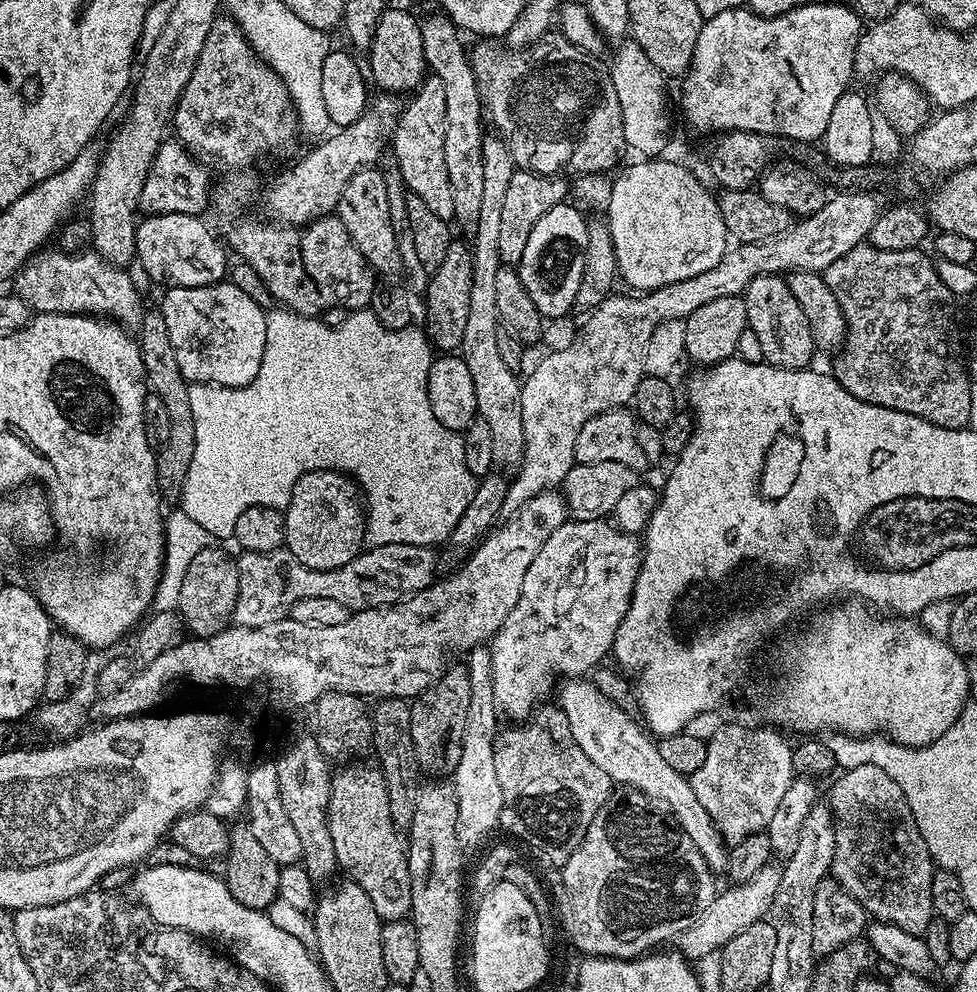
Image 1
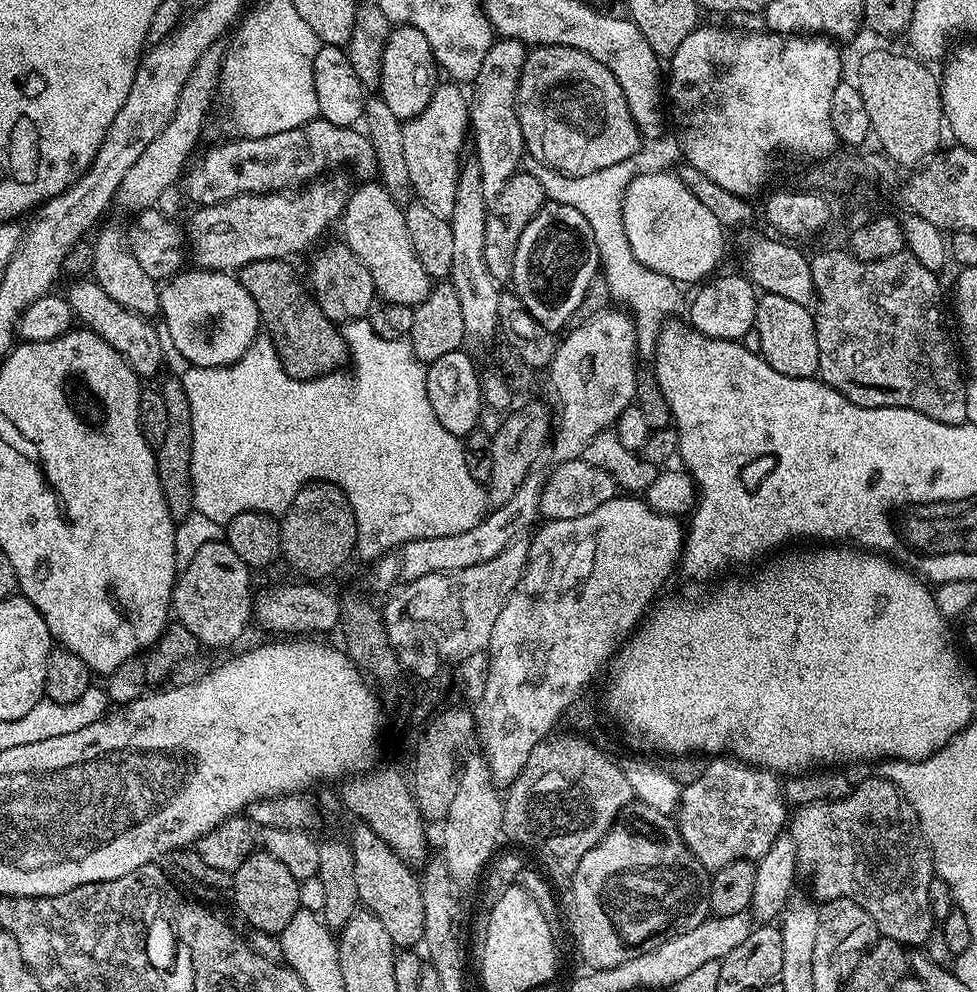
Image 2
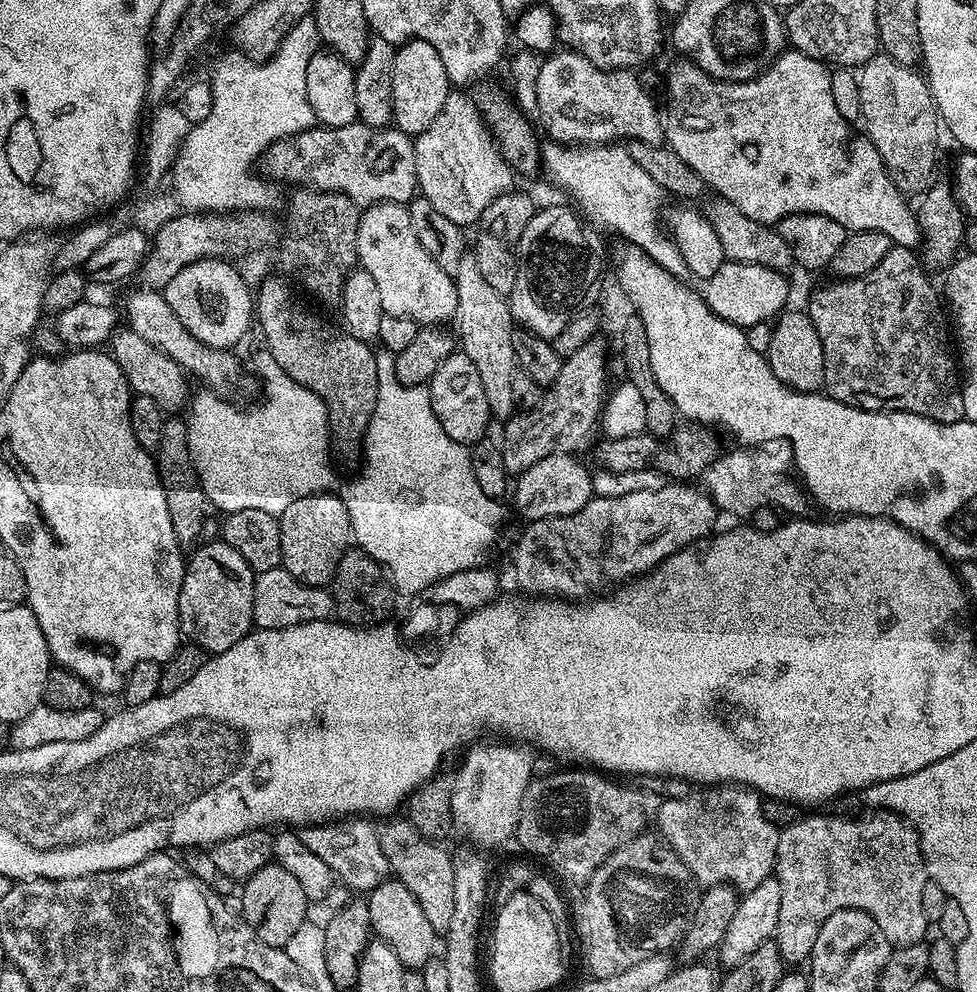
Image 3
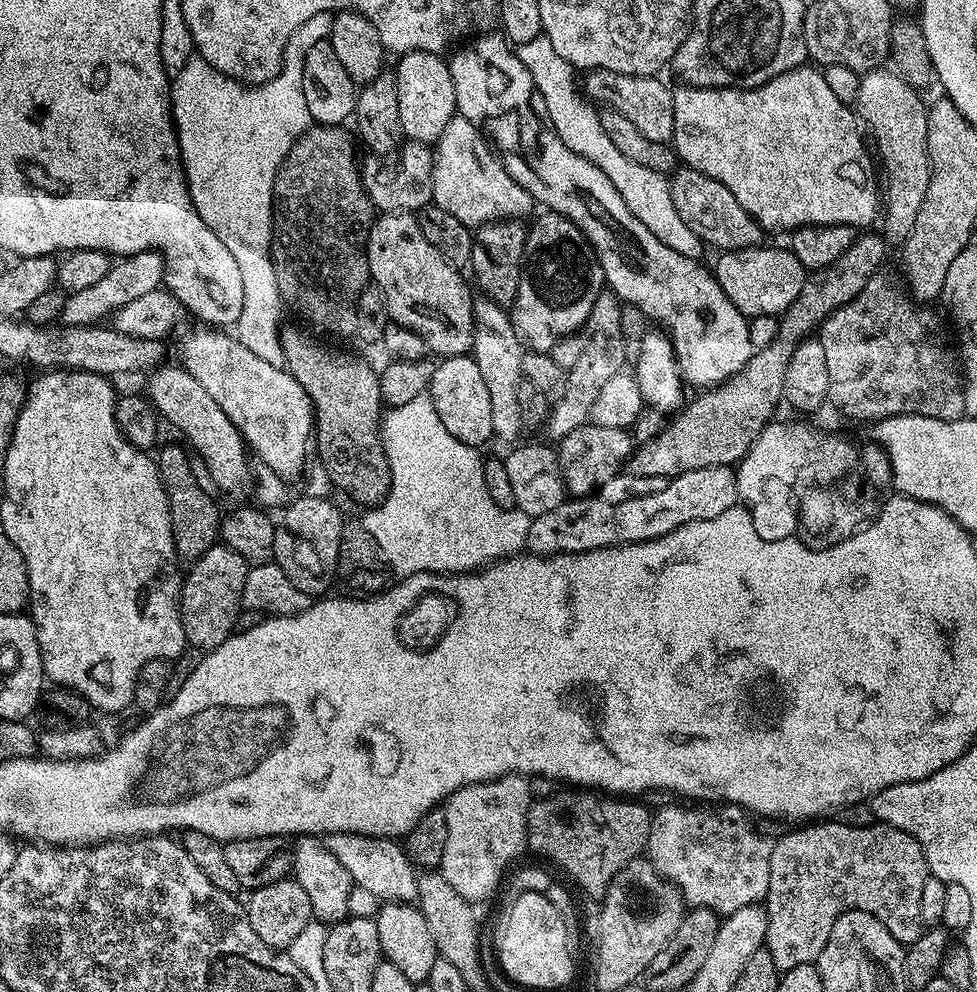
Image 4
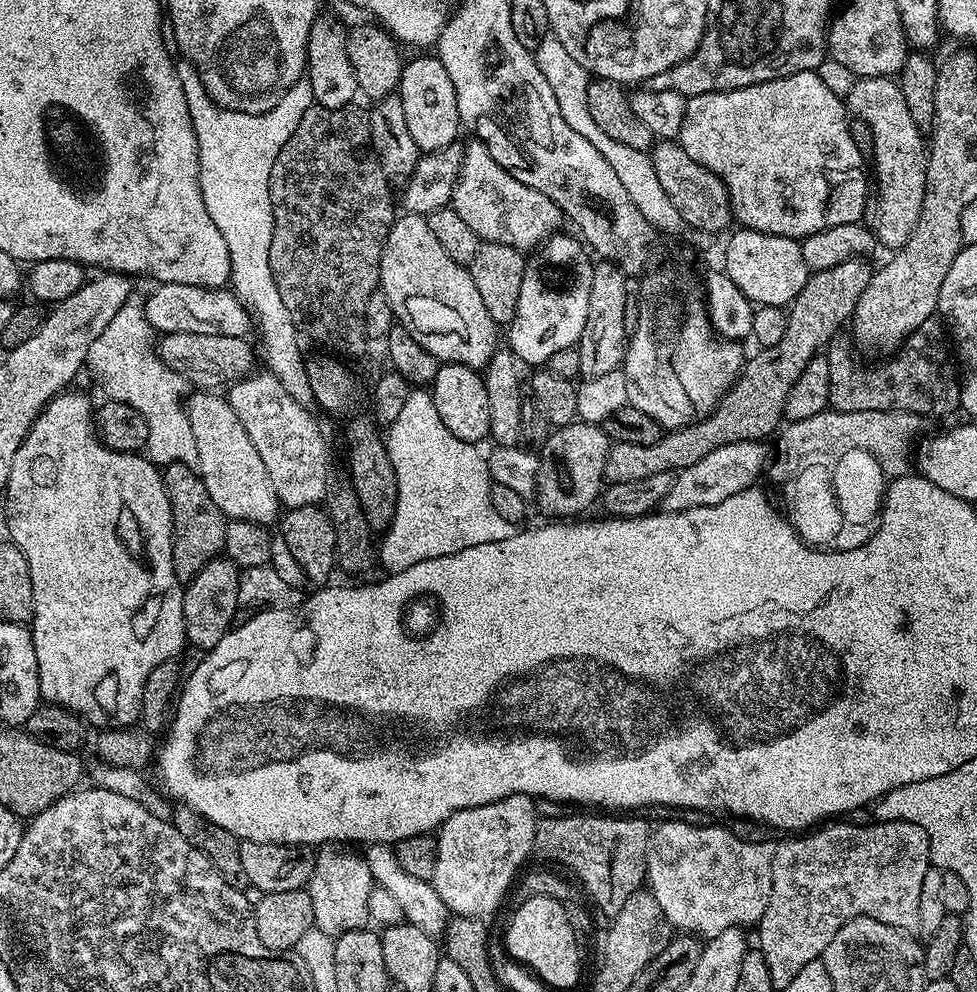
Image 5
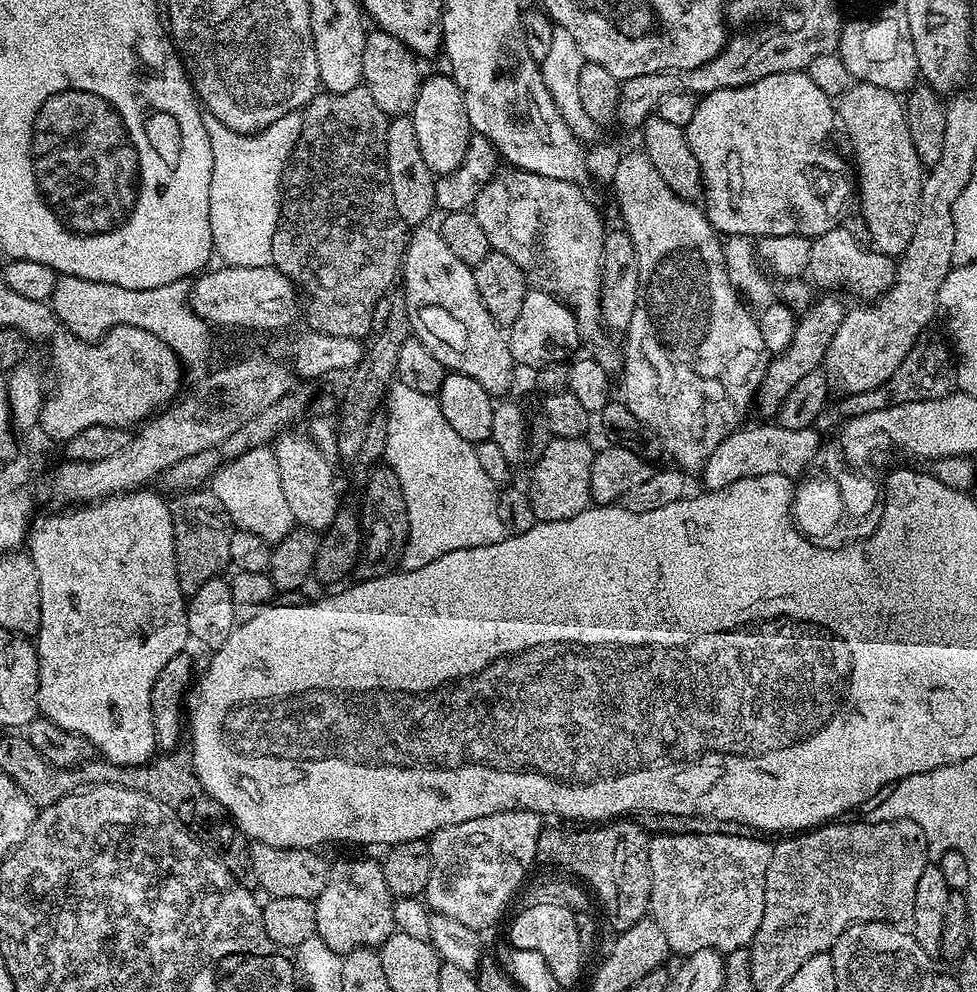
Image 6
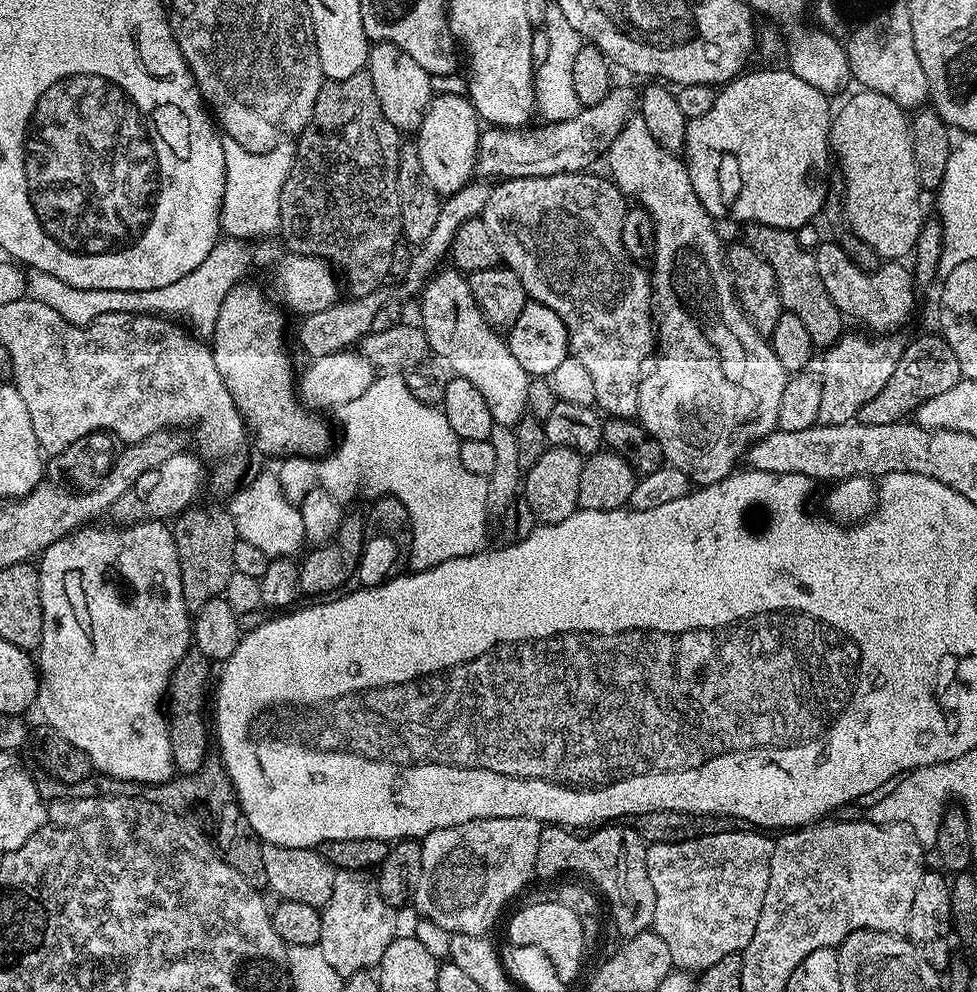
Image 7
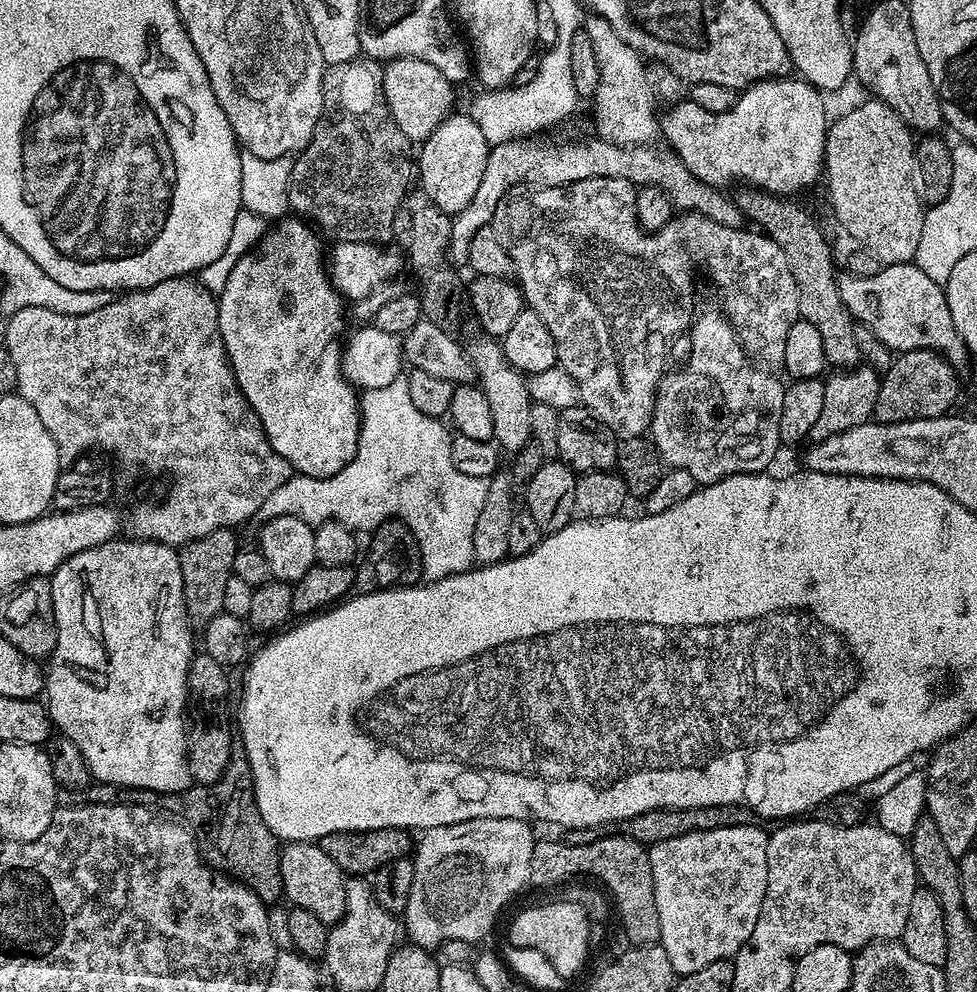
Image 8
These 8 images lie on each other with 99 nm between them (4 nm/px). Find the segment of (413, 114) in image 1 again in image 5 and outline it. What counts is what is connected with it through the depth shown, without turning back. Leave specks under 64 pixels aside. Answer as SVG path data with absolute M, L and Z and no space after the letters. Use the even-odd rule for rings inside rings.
M469 139L464 148L460 176L452 188L450 207L466 221L481 241L489 244L514 246L519 252L528 254L540 247L549 236L561 231L560 207L546 194L518 182L494 158L490 158L483 140Z

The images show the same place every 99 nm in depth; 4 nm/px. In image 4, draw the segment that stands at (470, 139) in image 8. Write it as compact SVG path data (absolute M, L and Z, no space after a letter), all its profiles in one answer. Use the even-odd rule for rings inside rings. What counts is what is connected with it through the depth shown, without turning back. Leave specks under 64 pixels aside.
M406 52L397 60L400 61L394 65L394 71L398 86L398 115L402 117L402 130L405 137L418 144L435 145L446 130L446 122L450 122L453 116L457 115L454 78L448 69L448 60L434 52Z

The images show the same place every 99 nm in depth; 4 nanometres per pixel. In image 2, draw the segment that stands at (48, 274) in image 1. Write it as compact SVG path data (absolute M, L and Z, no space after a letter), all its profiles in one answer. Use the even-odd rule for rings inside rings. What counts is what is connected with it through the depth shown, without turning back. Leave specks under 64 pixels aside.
M85 278L69 285L66 299L72 307L73 317L79 323L81 320L84 323L81 325L86 326L87 331L110 342L110 346L114 346L114 350L118 350L118 354L126 358L126 362L135 370L137 376L147 378L154 375L164 360L164 348L160 345L160 336L152 325L153 321L114 302L114 298L110 298L110 294L106 294L106 290L102 290L102 286L96 283L95 279Z

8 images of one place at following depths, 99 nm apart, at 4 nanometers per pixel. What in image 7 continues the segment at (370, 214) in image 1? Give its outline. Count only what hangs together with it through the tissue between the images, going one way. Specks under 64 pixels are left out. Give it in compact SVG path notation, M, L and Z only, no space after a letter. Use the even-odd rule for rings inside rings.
M451 266L441 267L424 285L418 303L418 320L428 339L429 349L433 353L436 351L441 356L439 359L455 375L466 378L466 382L472 383L482 393L495 427L515 429L528 412L530 377L526 370L522 370L514 354L510 354L507 339L489 324L478 302L474 302L467 275Z

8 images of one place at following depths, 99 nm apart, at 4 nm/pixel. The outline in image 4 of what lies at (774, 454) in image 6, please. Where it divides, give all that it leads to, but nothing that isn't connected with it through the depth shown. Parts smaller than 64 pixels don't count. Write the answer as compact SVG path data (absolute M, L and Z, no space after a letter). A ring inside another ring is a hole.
M729 465L706 466L702 470L690 470L681 476L673 476L666 490L659 494L646 494L646 498L630 498L630 502L602 502L599 495L565 498L554 510L532 517L527 551L534 556L556 556L559 552L589 552L595 548L610 548L618 544L634 544L637 540L653 540L686 522L698 522L706 518L718 518L726 510L737 507L738 493L736 473Z

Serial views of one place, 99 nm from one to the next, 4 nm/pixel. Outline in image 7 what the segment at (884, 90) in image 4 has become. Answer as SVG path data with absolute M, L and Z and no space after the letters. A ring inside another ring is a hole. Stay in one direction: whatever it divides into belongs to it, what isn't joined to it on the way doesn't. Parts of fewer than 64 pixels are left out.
M856 90L856 93L841 106L840 109L835 109L832 126L830 129L830 152L840 163L840 172L844 175L844 212L848 215L848 224L852 227L852 232L865 244L868 248L873 248L878 255L884 256L885 261L900 262L905 258L904 255L911 253L916 247L920 231L924 229L926 217L924 217L924 208L920 205L920 195L922 189L920 187L920 179L918 178L918 170L914 162L914 150L912 149L912 129L910 127L909 117L906 115L905 109L899 108L890 98L886 98L886 94L878 94L877 92L869 92L867 90Z

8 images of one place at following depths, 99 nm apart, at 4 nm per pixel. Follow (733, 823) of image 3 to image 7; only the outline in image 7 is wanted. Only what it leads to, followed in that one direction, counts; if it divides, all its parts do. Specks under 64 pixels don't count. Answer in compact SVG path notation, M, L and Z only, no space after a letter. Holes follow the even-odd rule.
M741 830L696 836L690 842L648 845L646 870L650 874L650 886L654 886L656 903L652 928L658 938L666 942L672 963L677 969L699 974L714 966L714 962L726 958L726 954L743 953L750 938L754 938L758 914L762 914L762 902L766 902L766 886L770 886L773 843L773 837L763 831Z

